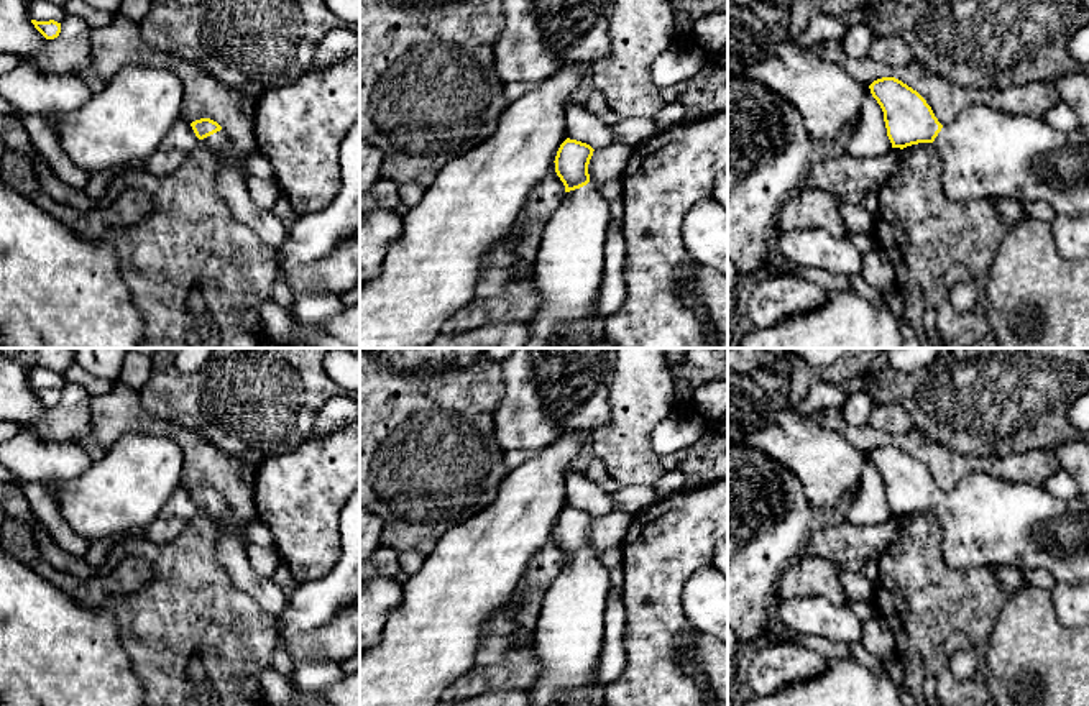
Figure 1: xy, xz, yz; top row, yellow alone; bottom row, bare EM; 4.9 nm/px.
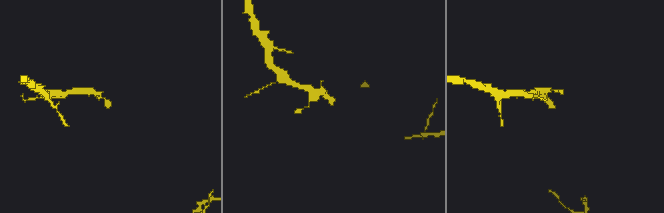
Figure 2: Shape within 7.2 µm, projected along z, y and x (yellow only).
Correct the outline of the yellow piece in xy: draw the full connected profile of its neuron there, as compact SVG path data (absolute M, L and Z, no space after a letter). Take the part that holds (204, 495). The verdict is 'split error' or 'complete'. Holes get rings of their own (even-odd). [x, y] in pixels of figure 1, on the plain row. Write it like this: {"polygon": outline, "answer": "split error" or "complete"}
{"polygon": "M200 486L191 491L199 512L212 517L215 522L223 522L232 511L227 499L210 486Z", "answer": "split error"}

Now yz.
{"polygon": "M895 445L874 448L871 461L884 479L887 504L892 516L907 516L918 511L933 511L943 527L943 555L951 568L1015 566L1020 570L1046 570L1056 583L1089 583L1089 496L1059 499L1041 486L1000 481L987 473L967 474L953 491L941 493L926 468Z", "answer": "split error"}

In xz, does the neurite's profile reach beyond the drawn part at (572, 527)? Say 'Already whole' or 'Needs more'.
Needs more

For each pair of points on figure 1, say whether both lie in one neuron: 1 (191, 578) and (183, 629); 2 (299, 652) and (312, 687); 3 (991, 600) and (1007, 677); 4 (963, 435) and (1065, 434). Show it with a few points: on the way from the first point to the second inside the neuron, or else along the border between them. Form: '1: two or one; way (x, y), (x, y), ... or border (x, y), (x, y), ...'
1: one; way (191, 591), (191, 606), (183, 616)
2: two; border (294, 662), (319, 659), (335, 660), (340, 665)
3: two; border (1012, 593), (989, 637), (986, 660)
4: one; way (987, 432), (1040, 432)

